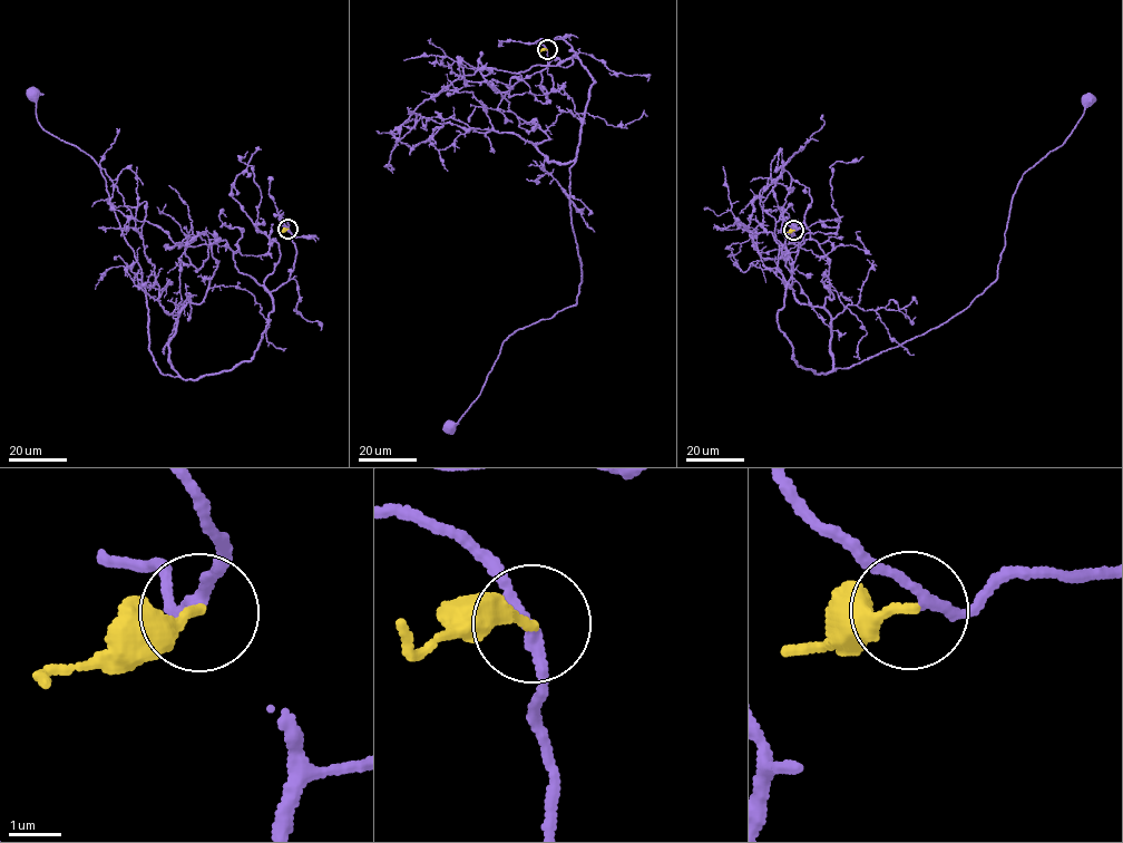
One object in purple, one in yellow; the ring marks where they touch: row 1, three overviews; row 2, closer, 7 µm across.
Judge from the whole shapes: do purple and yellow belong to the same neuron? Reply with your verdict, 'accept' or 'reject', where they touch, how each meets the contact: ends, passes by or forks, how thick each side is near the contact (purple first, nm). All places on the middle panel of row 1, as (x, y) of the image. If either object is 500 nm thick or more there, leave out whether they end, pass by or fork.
accept | (547, 49) | purple passes by | yellow ends | 190/170 nm

